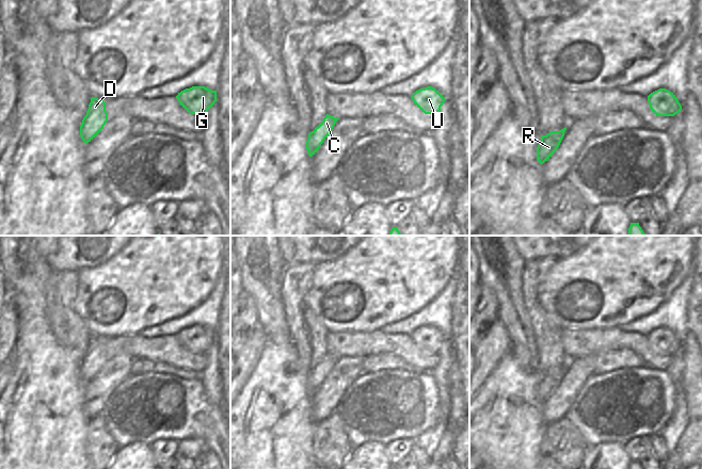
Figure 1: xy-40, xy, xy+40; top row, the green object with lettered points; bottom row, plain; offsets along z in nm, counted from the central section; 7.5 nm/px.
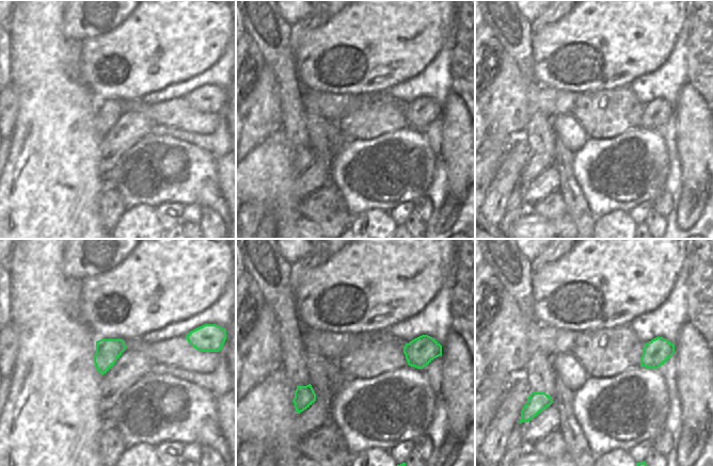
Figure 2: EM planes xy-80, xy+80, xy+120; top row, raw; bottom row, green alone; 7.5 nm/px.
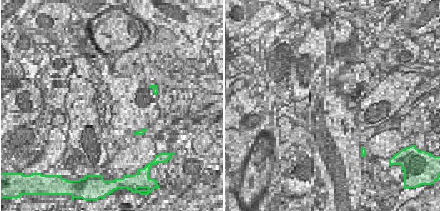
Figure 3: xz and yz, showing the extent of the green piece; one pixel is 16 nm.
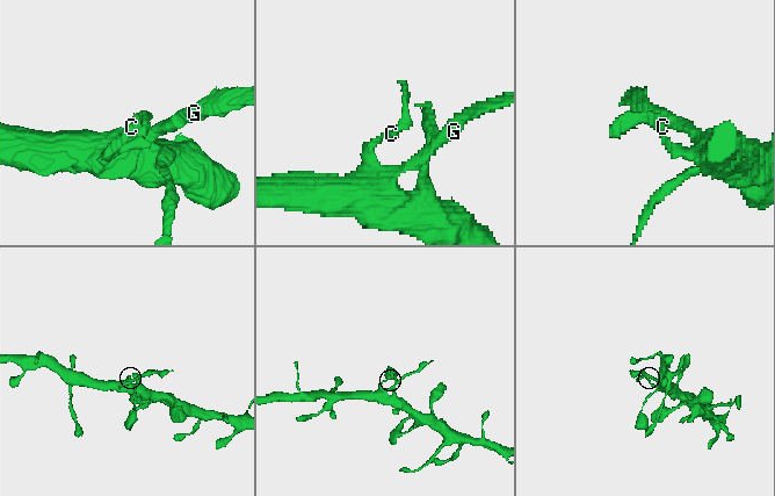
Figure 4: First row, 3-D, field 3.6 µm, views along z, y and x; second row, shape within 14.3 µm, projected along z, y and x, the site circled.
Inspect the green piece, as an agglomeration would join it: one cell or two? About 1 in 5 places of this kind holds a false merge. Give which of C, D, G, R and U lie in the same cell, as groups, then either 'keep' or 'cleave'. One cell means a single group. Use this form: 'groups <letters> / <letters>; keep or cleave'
groups C D G R U; keep

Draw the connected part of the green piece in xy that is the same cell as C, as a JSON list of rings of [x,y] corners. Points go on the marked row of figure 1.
[[[326,114],[321,124],[316,127],[314,131],[308,133],[308,139],[306,141],[306,149],[308,151],[309,157],[317,152],[323,141],[332,132],[338,119],[339,118],[335,118]]]

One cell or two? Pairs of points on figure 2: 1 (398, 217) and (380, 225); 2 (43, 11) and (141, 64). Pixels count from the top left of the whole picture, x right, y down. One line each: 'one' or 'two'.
1: two
2: two

